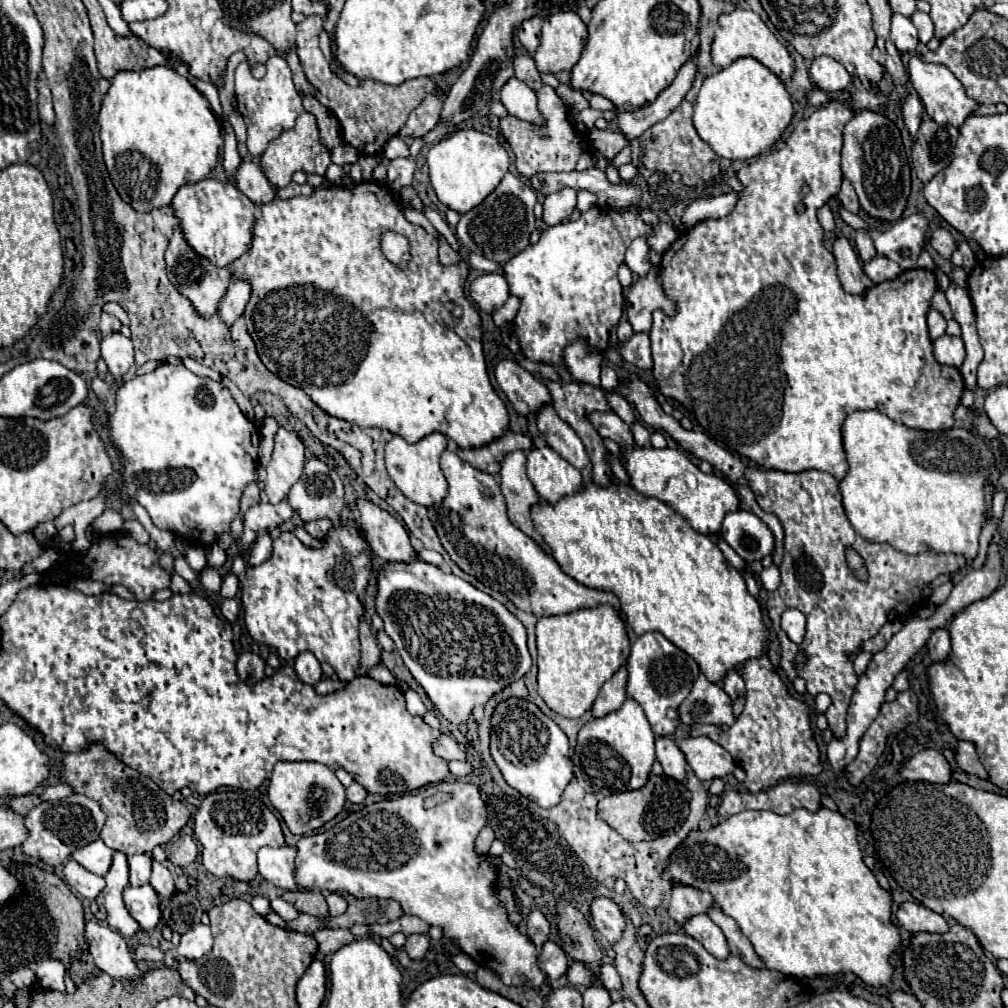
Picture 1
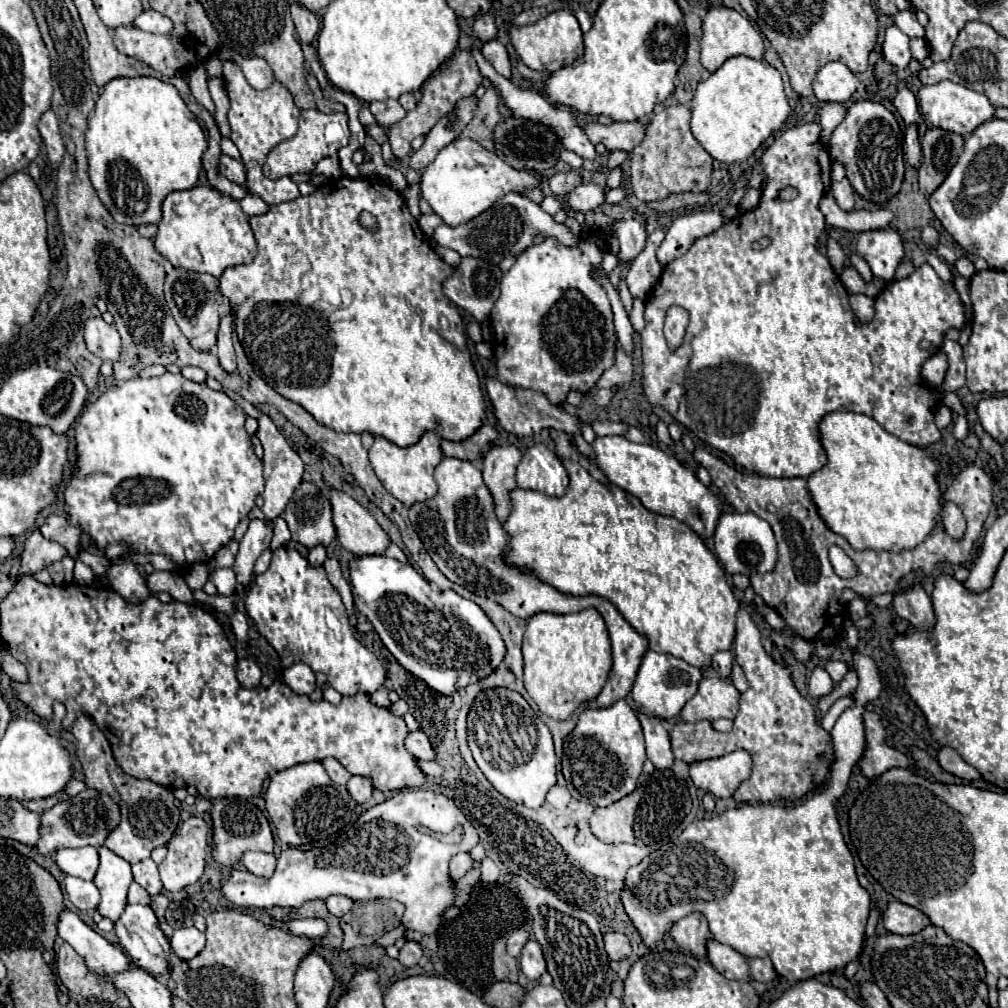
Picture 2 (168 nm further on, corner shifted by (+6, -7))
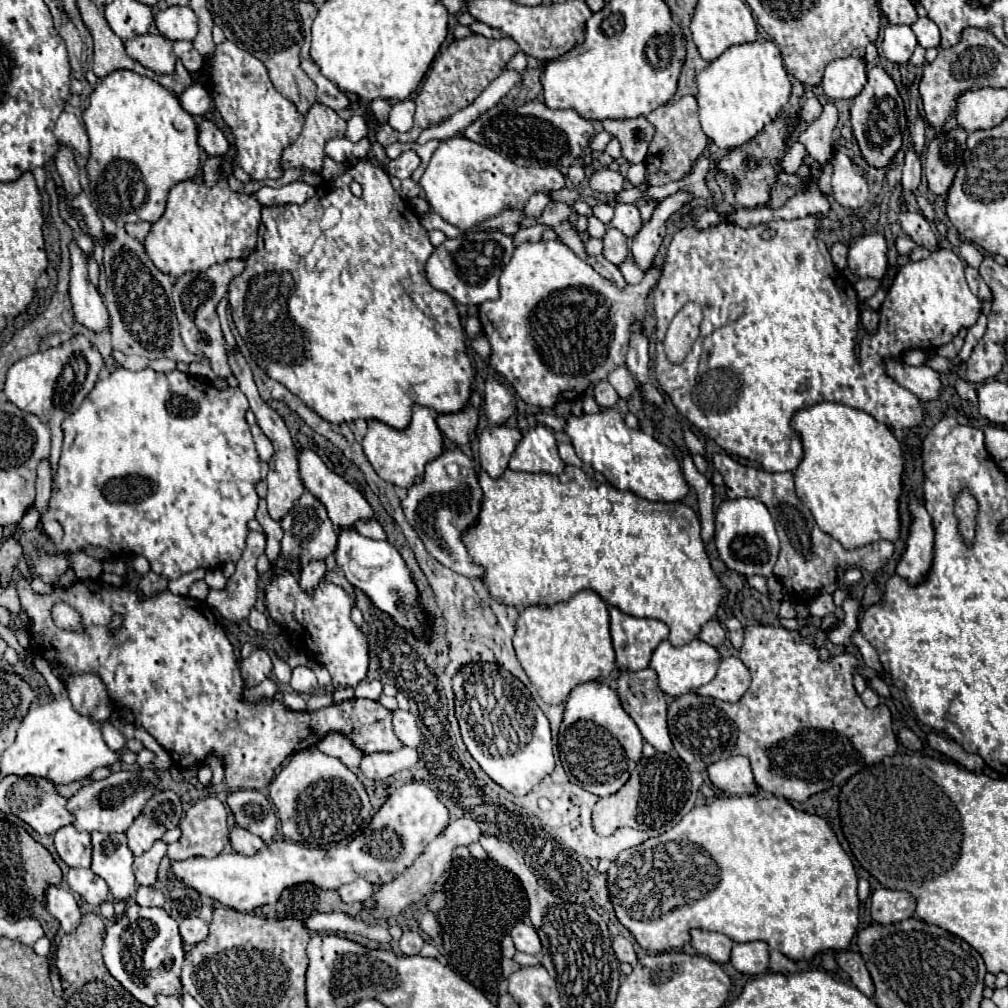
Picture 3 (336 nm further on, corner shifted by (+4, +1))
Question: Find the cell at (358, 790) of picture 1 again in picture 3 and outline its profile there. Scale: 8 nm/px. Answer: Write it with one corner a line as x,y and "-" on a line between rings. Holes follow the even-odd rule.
402,746
396,752
382,752
382,754
366,754
360,762
360,770
370,780
384,780
400,770
412,768
418,762
418,752
414,748

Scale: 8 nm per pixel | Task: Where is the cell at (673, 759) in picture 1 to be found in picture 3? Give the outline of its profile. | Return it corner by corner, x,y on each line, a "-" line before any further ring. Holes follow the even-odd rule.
644,668
638,672
618,670
616,682
618,682
618,696
622,702
622,708
636,722
644,740
650,742
658,752
668,752
672,748
672,740
668,734
668,724
666,724
666,698
658,686
658,678
654,670
652,668

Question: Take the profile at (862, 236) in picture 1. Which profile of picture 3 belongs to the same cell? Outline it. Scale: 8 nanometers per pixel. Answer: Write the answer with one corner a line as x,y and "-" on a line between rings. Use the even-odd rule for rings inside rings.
858,280
858,282
854,284
854,290
856,290
856,294
858,294
860,300
872,298
878,288
880,288
880,282
878,282
878,280

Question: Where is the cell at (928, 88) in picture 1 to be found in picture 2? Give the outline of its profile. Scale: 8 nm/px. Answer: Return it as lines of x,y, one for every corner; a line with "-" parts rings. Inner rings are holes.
942,80
932,86
922,86
918,90
918,104
920,104
920,112
926,118
926,122
930,122
932,126
942,128
942,130
956,132
960,136
972,134
978,124
994,118
994,108
990,106
990,102
984,94
968,90
950,80

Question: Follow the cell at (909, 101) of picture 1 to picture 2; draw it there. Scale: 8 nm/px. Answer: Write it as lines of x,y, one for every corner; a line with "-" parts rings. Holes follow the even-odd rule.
916,124
906,126
906,160
910,166
916,166
920,160
920,142
918,142

